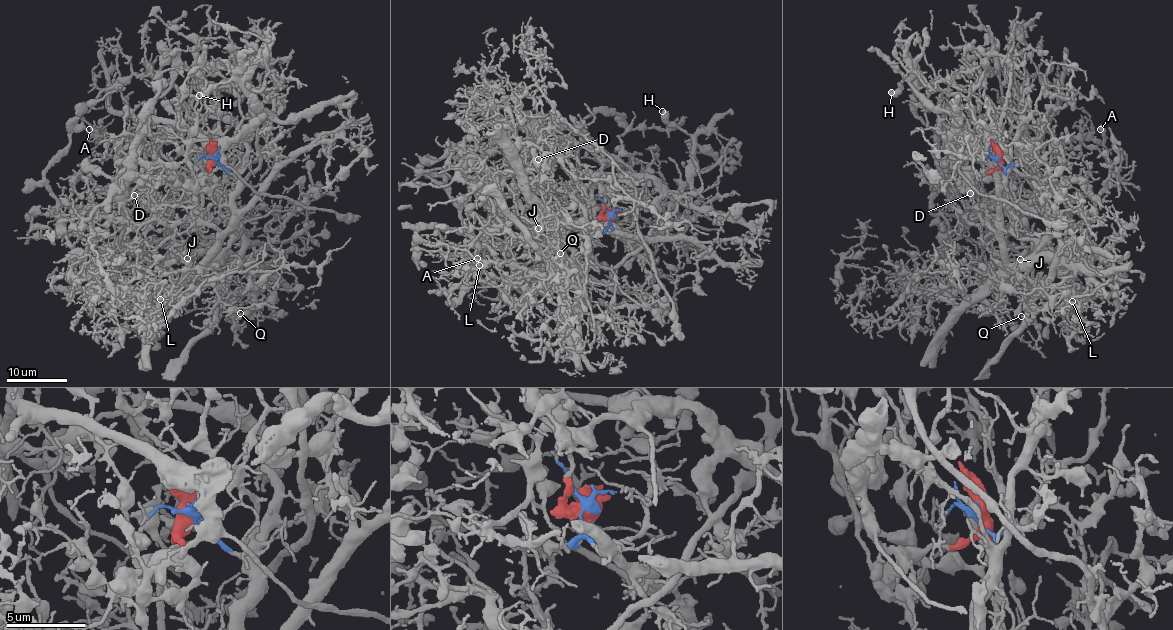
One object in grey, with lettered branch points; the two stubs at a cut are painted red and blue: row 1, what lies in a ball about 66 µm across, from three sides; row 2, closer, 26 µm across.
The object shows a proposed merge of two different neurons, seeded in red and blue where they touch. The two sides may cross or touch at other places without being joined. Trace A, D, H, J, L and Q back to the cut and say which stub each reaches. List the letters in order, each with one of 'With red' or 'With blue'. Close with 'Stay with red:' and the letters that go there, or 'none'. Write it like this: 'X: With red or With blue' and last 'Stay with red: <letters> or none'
A: With blue
D: With blue
H: With red
J: With blue
L: With blue
Q: With blue
Stay with red: H

